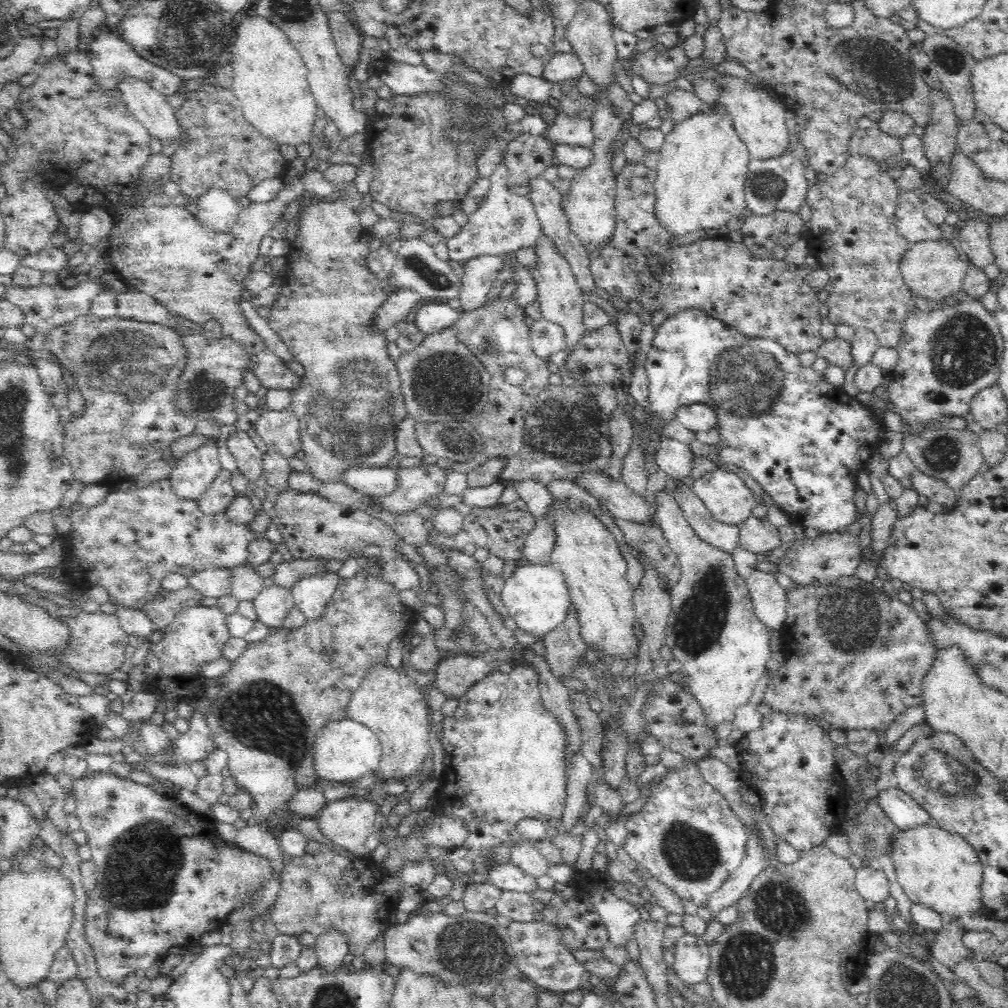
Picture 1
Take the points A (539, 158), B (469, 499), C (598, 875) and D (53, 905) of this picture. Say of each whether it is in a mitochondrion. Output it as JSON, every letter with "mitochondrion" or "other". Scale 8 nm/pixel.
{"A":"other","B":"other","C":"other","D":"other"}

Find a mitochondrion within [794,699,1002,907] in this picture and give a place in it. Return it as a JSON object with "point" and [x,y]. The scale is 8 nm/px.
{"point":[942,774]}

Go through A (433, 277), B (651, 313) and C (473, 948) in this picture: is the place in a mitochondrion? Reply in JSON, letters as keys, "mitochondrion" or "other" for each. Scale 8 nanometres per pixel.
{"A":"mitochondrion","B":"other","C":"mitochondrion"}

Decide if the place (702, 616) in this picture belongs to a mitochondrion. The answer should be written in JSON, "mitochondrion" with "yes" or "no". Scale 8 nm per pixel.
{"mitochondrion":"yes"}

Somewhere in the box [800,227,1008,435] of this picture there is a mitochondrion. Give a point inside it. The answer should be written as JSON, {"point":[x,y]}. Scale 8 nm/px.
{"point":[964,348]}

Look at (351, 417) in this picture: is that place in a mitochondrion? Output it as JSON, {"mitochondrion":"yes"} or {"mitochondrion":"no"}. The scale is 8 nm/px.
{"mitochondrion":"yes"}

